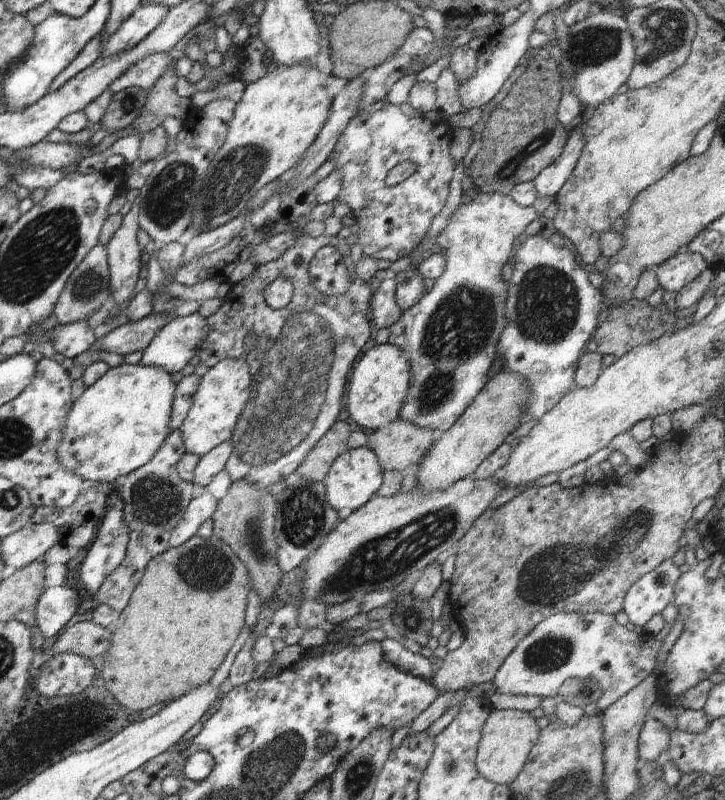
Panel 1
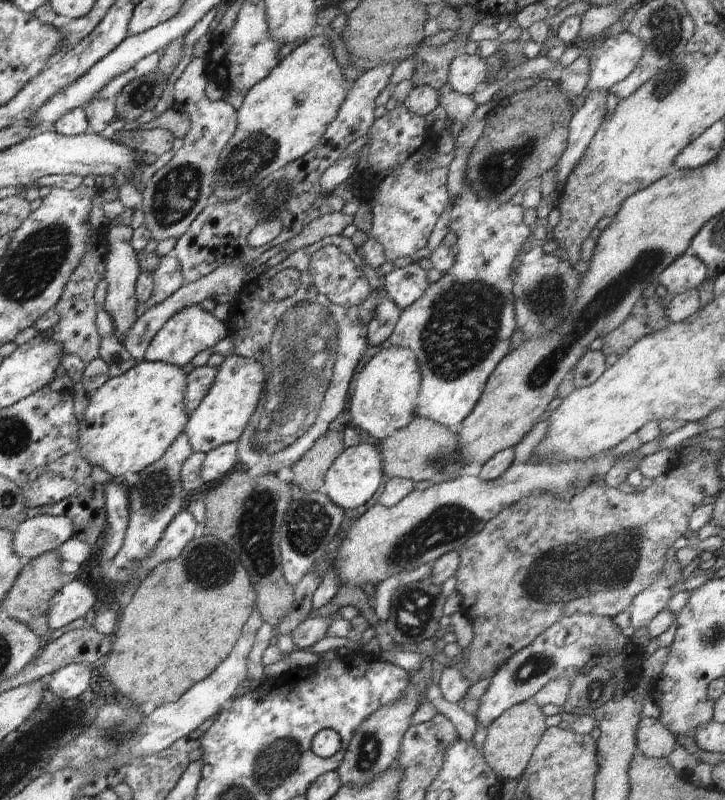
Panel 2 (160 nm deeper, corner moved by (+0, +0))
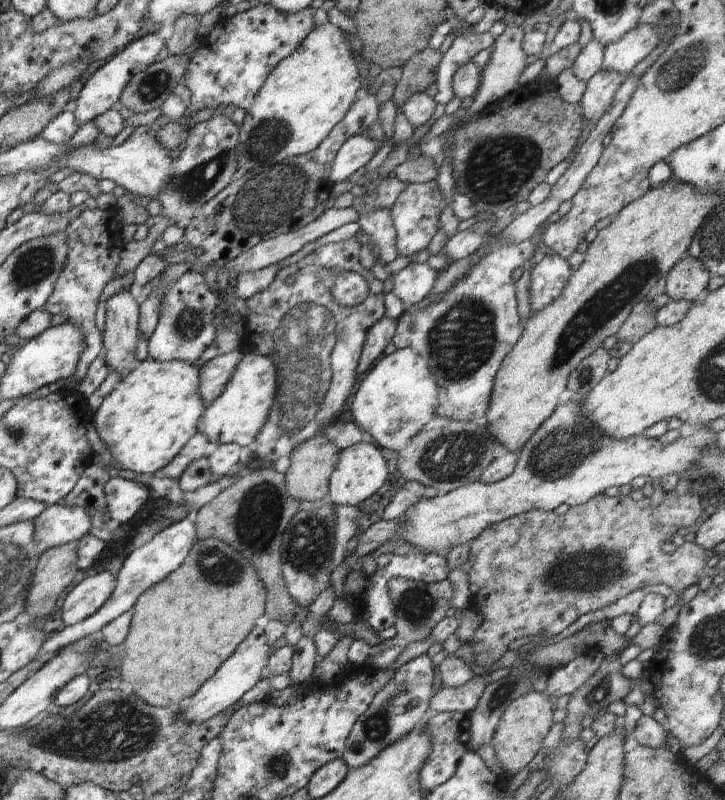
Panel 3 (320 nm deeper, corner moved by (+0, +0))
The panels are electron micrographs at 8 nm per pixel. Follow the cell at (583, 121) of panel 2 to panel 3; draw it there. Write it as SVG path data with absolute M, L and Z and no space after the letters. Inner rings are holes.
M600 69L587 84L581 100L583 118L598 122L600 117L610 108L616 91L626 80L627 73Z

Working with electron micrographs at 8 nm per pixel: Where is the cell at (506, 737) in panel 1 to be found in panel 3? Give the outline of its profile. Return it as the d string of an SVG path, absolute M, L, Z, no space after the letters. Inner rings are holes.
M532 690L514 699L502 713L491 746L506 772L509 770L515 775L524 766L528 766L532 758L538 754L538 750L543 747L543 740L555 720L552 717L552 706L553 700L548 698L545 692Z

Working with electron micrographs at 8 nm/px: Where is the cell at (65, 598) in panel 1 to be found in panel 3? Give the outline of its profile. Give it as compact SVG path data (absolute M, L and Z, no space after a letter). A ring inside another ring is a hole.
M103 571L92 577L80 577L64 594L57 612L67 627L90 618L110 598L116 575Z

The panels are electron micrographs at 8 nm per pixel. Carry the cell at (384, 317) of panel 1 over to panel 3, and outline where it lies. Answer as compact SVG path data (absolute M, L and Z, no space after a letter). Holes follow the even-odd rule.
M385 316L380 319L372 328L368 329L361 357L356 367L356 376L364 374L370 370L370 366L378 360L382 353L386 353L386 348L394 333L396 332L397 319L390 319Z

